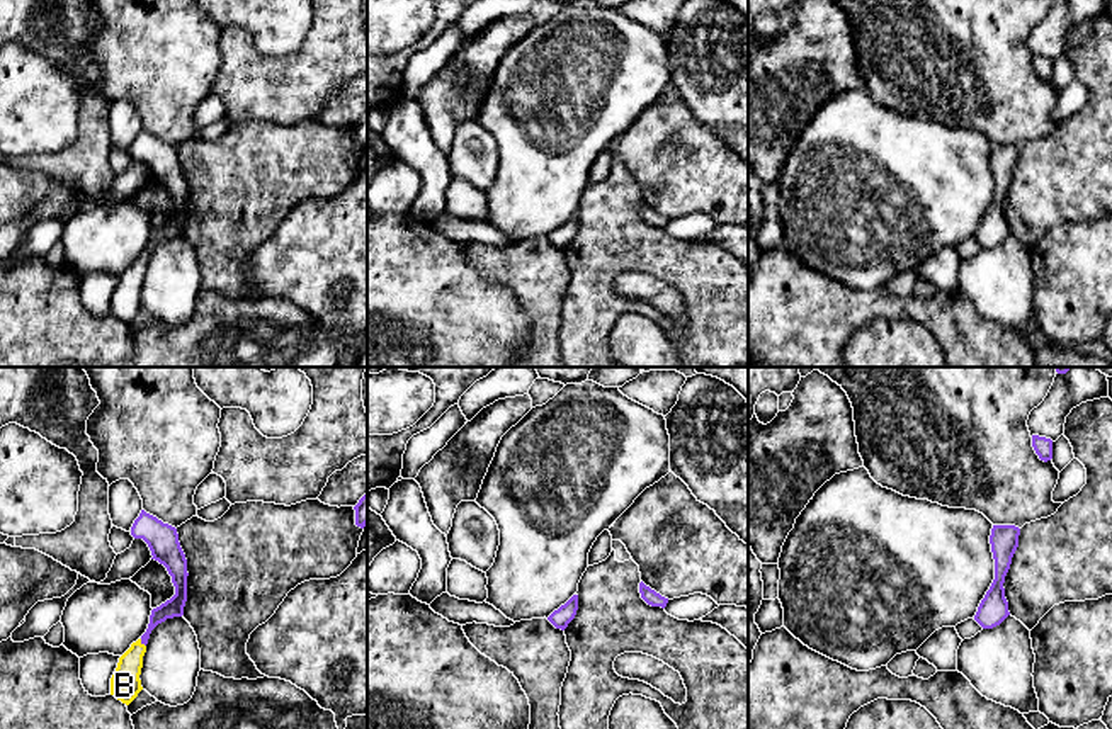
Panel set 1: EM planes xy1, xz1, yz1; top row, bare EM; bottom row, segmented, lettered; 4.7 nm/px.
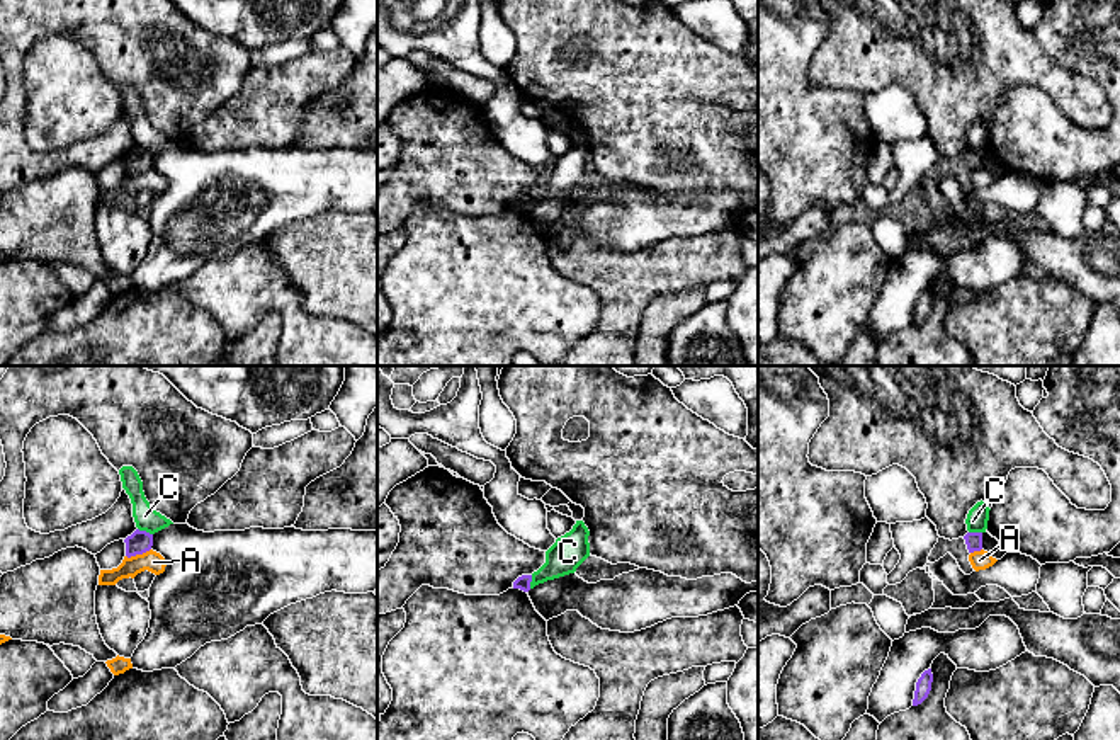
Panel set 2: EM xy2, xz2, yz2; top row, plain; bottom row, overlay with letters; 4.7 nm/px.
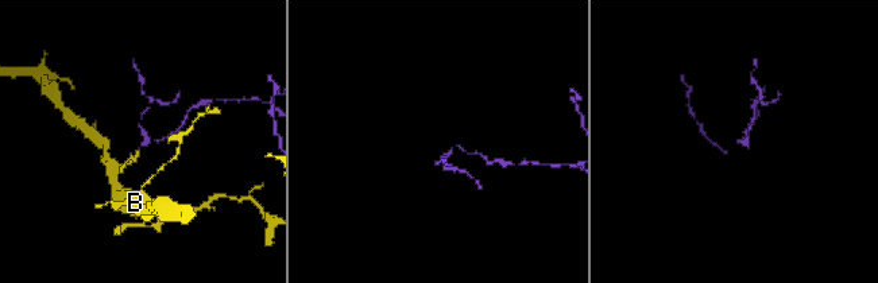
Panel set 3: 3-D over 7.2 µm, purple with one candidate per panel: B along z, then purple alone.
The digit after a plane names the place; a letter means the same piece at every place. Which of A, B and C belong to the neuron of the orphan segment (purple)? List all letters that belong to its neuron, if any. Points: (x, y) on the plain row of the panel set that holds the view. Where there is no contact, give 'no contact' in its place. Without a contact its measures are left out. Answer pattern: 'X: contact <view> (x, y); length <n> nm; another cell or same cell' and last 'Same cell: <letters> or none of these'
A: contact xy2 (138, 172); length 130 nm; another cell
B: contact xy1 (141, 262); length 50 nm; same cell
C: contact xy2 (145, 150); length 80 nm; another cell
Same cell: B

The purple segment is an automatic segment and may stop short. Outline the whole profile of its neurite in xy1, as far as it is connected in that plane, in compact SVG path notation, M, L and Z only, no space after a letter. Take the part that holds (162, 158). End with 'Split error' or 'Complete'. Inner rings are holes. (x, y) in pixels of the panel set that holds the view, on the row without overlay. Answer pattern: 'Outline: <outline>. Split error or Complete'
Outline: M141 129L131 146L131 155L134 158L143 158L151 170L151 178L167 187L175 206L175 214L151 229L146 251L119 277L117 287L111 297L111 314L126 325L129 325L143 309L139 294L151 250L167 238L184 235L189 195L187 178L180 167L175 146L163 143L156 136Z. Split error

